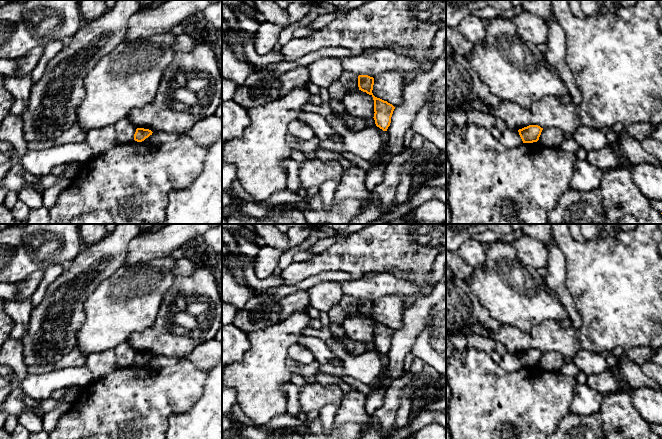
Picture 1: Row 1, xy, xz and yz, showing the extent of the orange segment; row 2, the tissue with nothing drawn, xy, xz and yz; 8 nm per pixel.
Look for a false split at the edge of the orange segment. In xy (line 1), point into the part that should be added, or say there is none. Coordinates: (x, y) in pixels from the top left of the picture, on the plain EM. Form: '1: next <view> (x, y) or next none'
1: next none

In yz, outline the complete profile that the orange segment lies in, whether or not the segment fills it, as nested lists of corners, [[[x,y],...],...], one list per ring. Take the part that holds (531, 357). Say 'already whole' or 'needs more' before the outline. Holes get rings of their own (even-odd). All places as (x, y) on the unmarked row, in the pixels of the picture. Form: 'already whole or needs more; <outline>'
already whole; [[[529,349],[522,353],[519,353],[519,359],[523,367],[533,367],[539,364],[543,352],[538,349]]]

